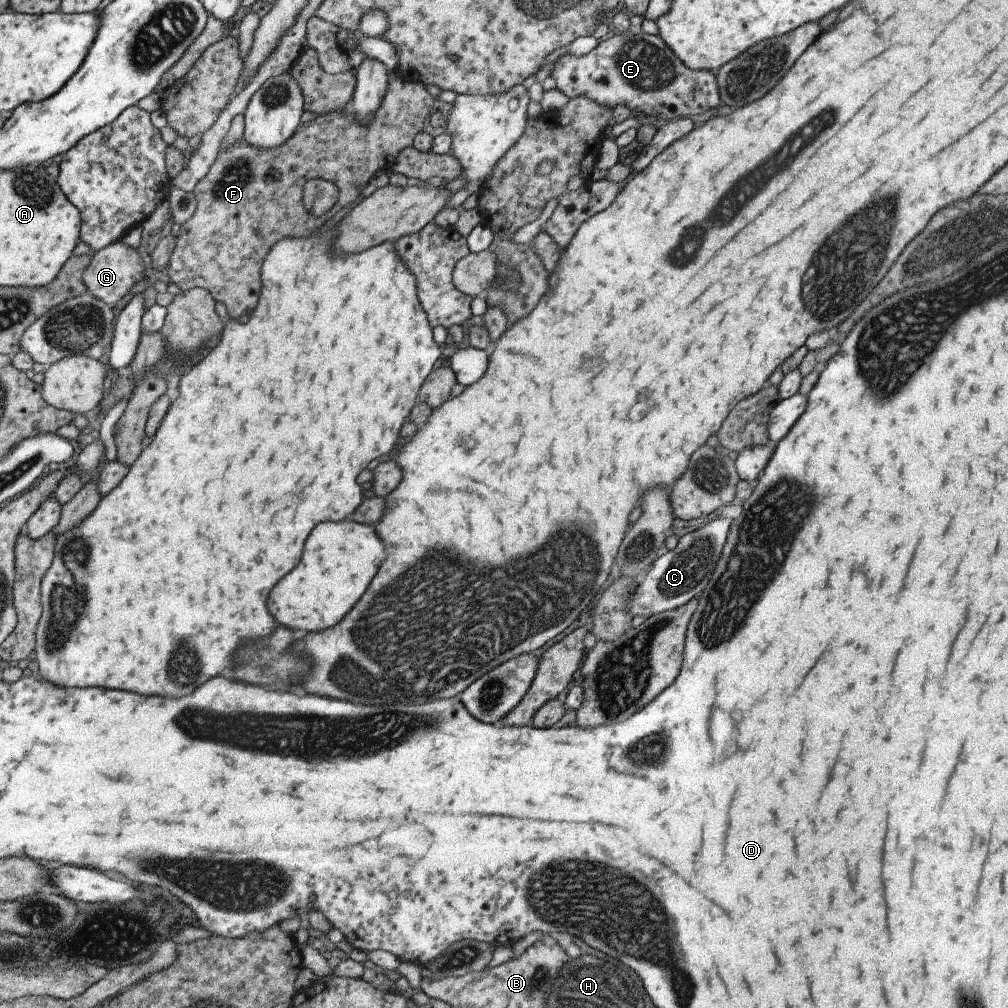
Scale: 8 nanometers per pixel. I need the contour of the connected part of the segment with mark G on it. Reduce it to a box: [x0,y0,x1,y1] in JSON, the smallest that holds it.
[81,241,145,306]

